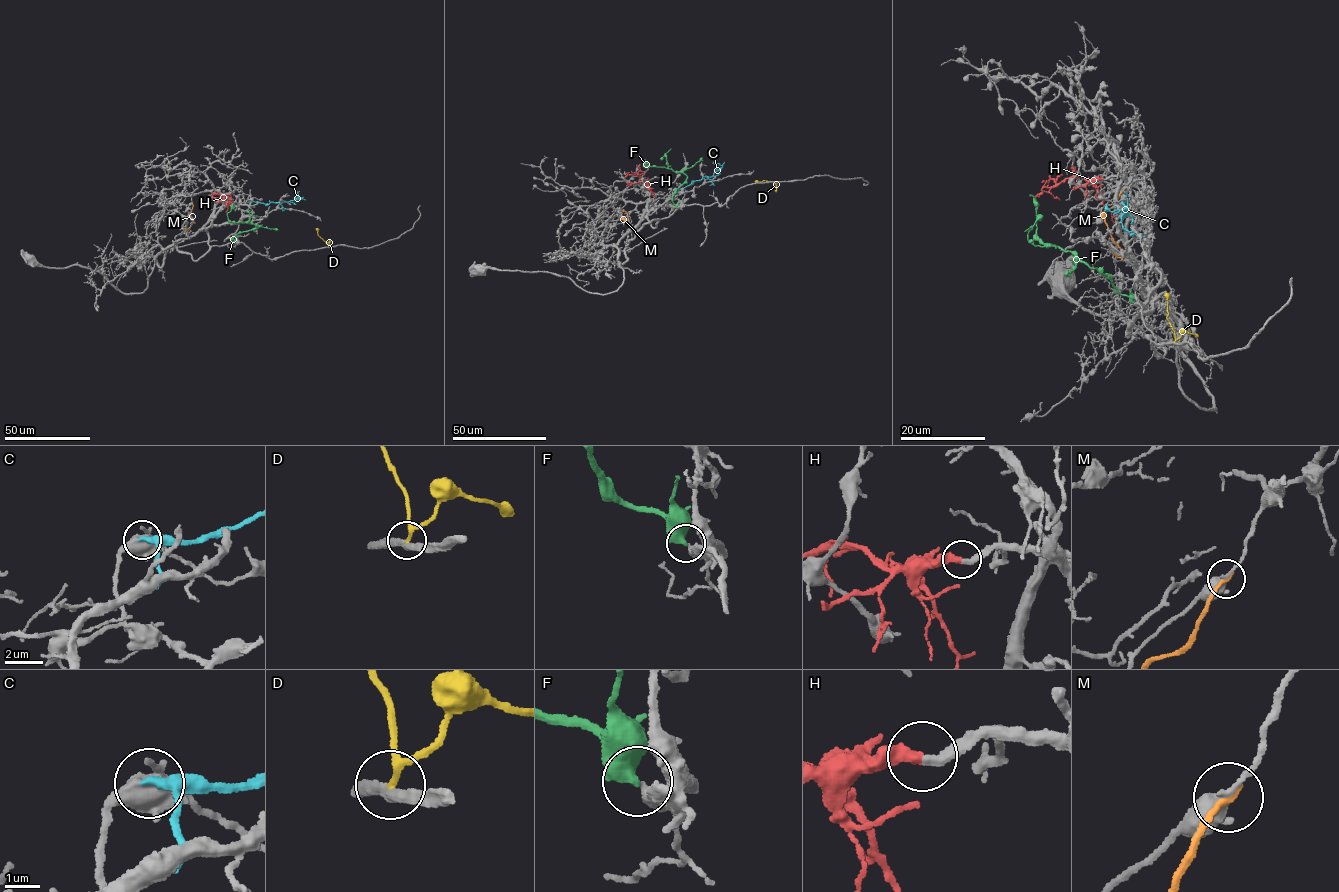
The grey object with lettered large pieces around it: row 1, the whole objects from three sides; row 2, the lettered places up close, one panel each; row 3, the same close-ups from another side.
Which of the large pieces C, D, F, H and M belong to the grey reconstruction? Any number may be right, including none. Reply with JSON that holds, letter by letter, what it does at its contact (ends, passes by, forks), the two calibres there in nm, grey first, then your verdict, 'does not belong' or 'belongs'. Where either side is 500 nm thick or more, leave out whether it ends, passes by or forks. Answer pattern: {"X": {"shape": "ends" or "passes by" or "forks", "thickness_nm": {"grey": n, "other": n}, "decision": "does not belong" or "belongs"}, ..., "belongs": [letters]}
{"C": {"shape": "passes by", "thickness_nm": {"grey": 420, "other": 240}, "decision": "does not belong"}, "D": {"shape": "passes by", "thickness_nm": {"grey": 340, "other": 150}, "decision": "does not belong"}, "F": {"thickness_nm": {"grey": 320, "other": 600}, "decision": "belongs"}, "H": {"shape": "ends", "thickness_nm": {"grey": 320, "other": 420}, "decision": "belongs"}, "M": {"shape": "ends", "thickness_nm": {"grey": 320, "other": 220}, "decision": "does not belong"}, "belongs": ["F", "H"]}

